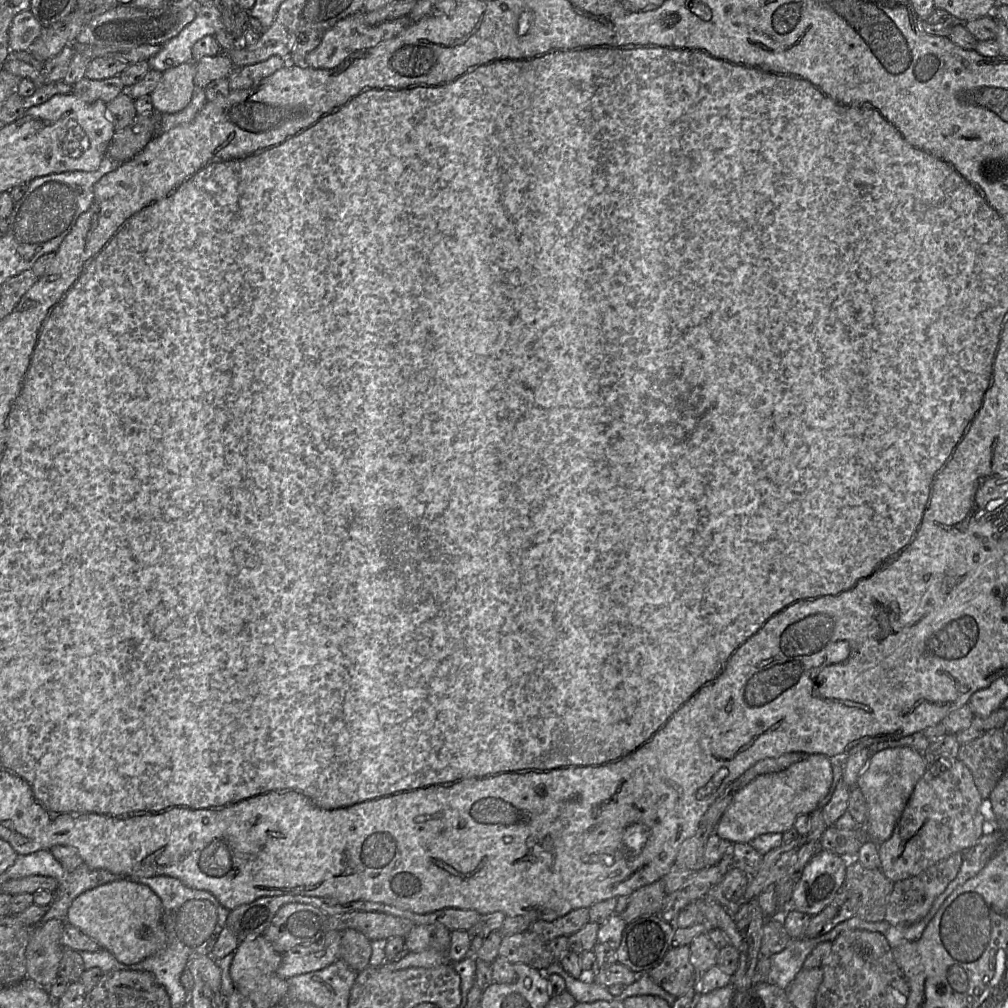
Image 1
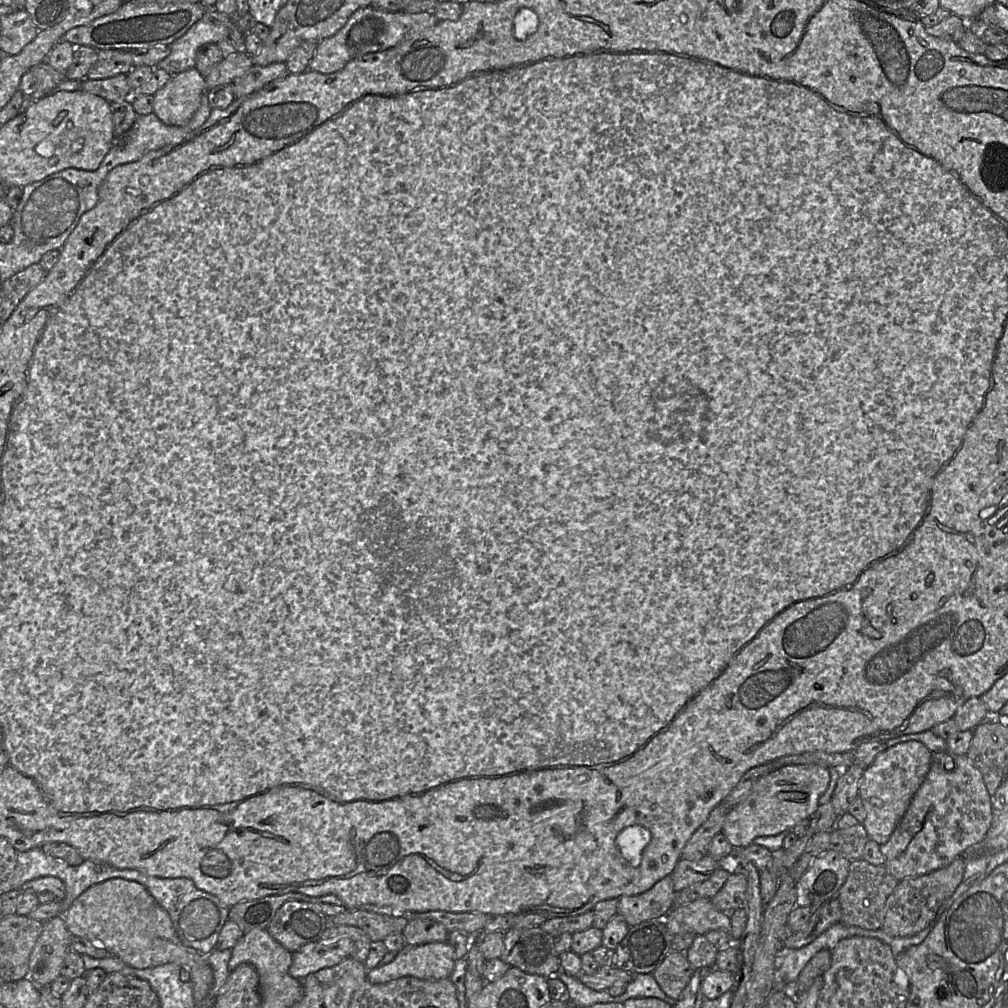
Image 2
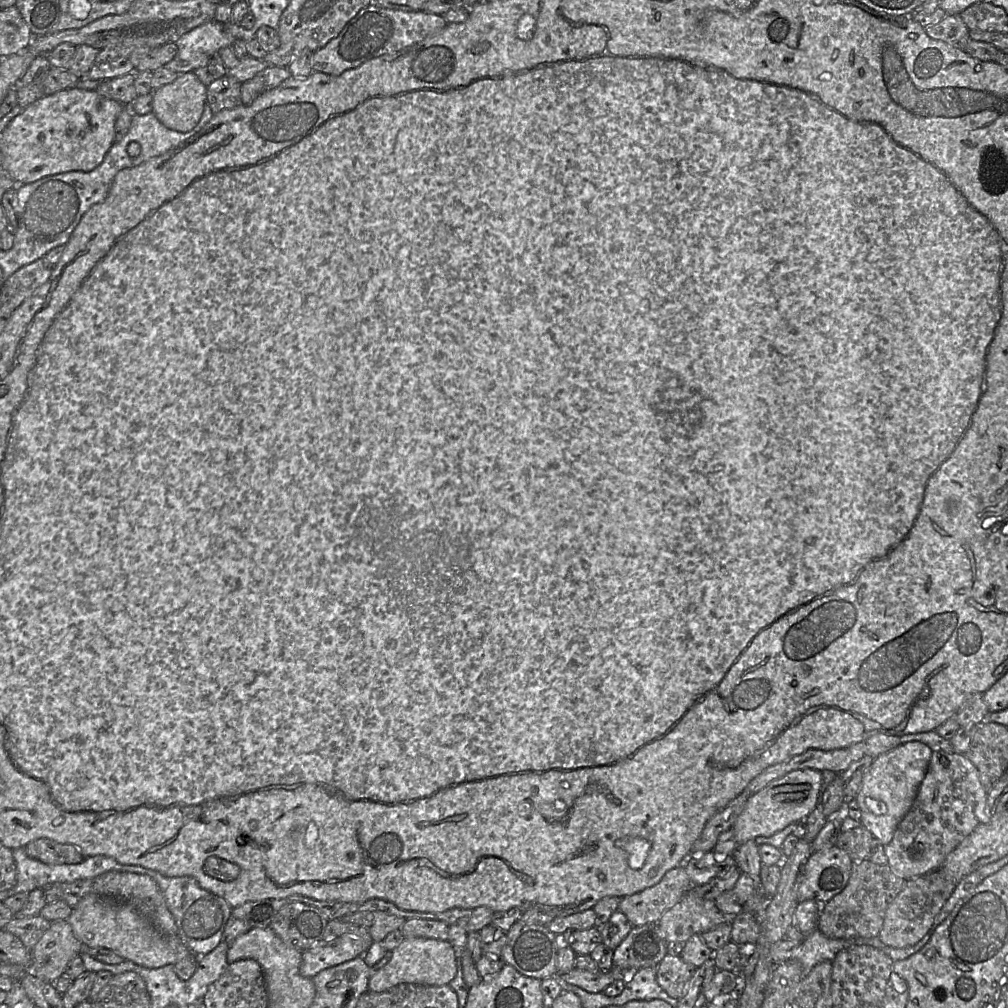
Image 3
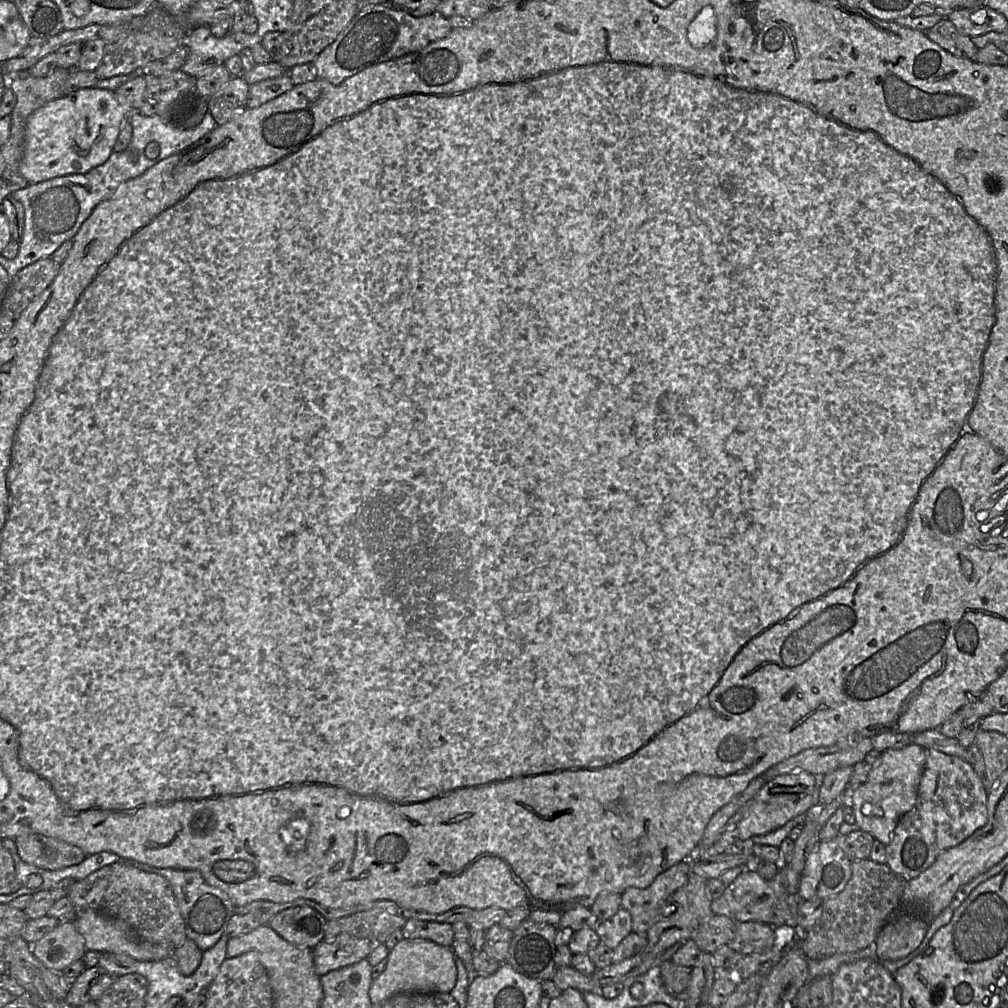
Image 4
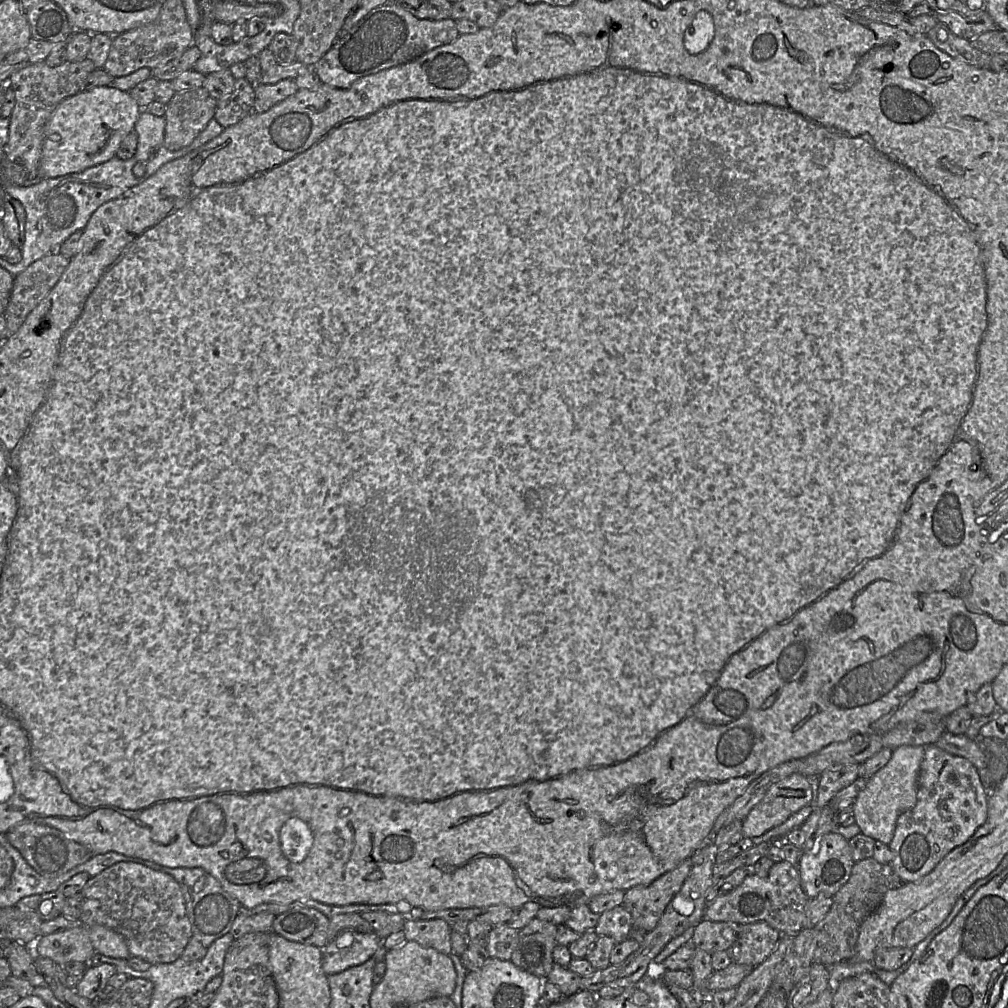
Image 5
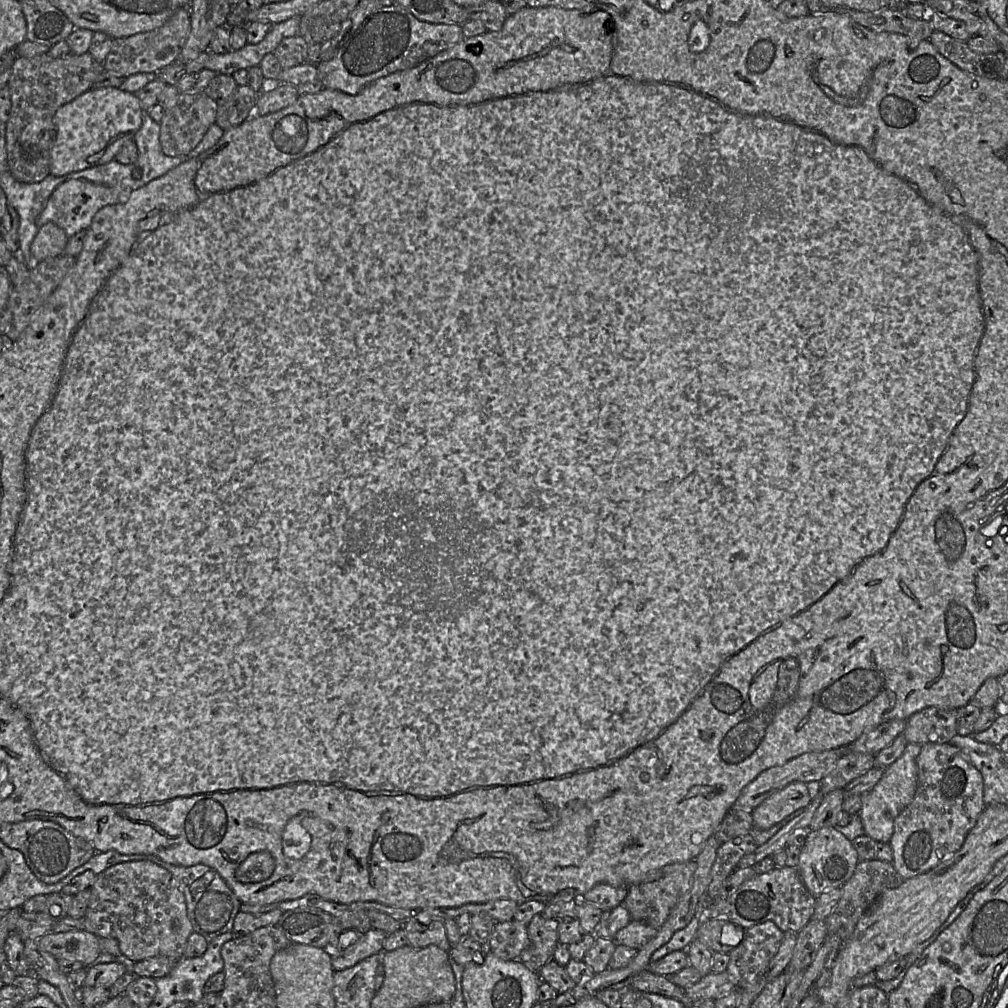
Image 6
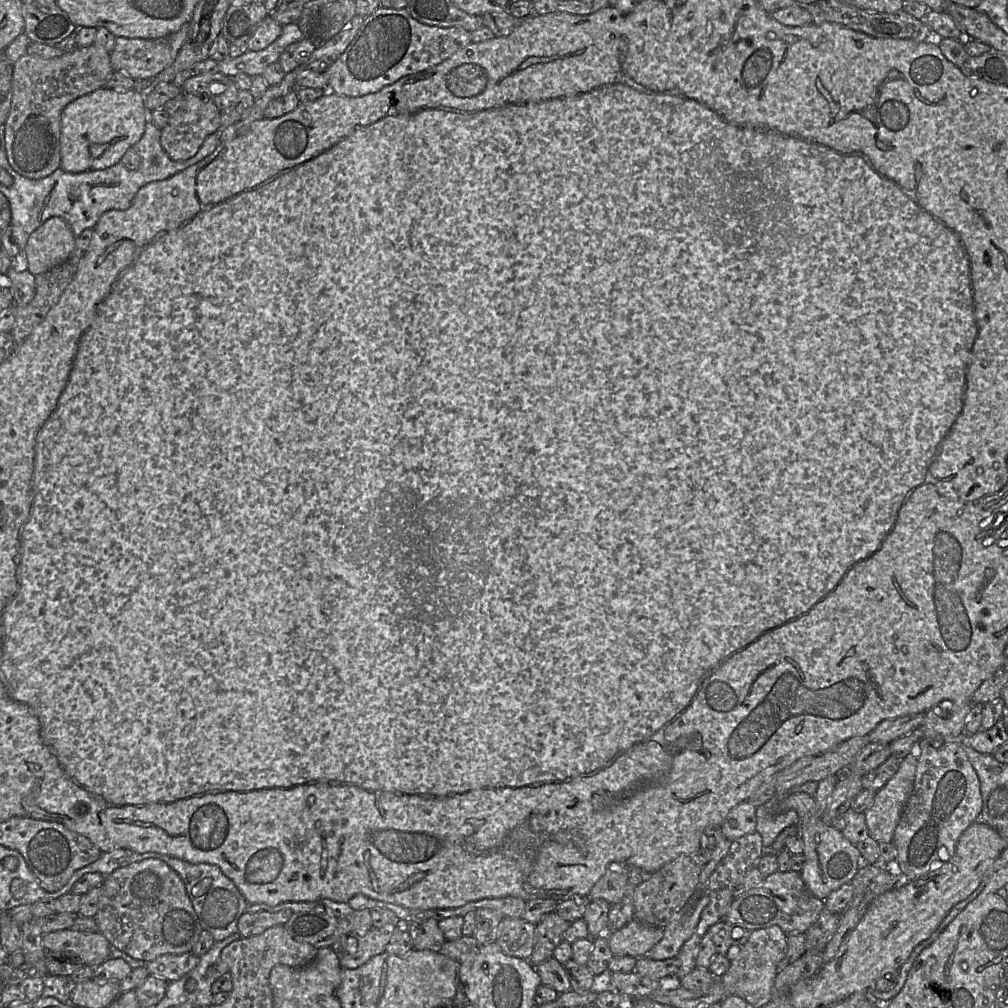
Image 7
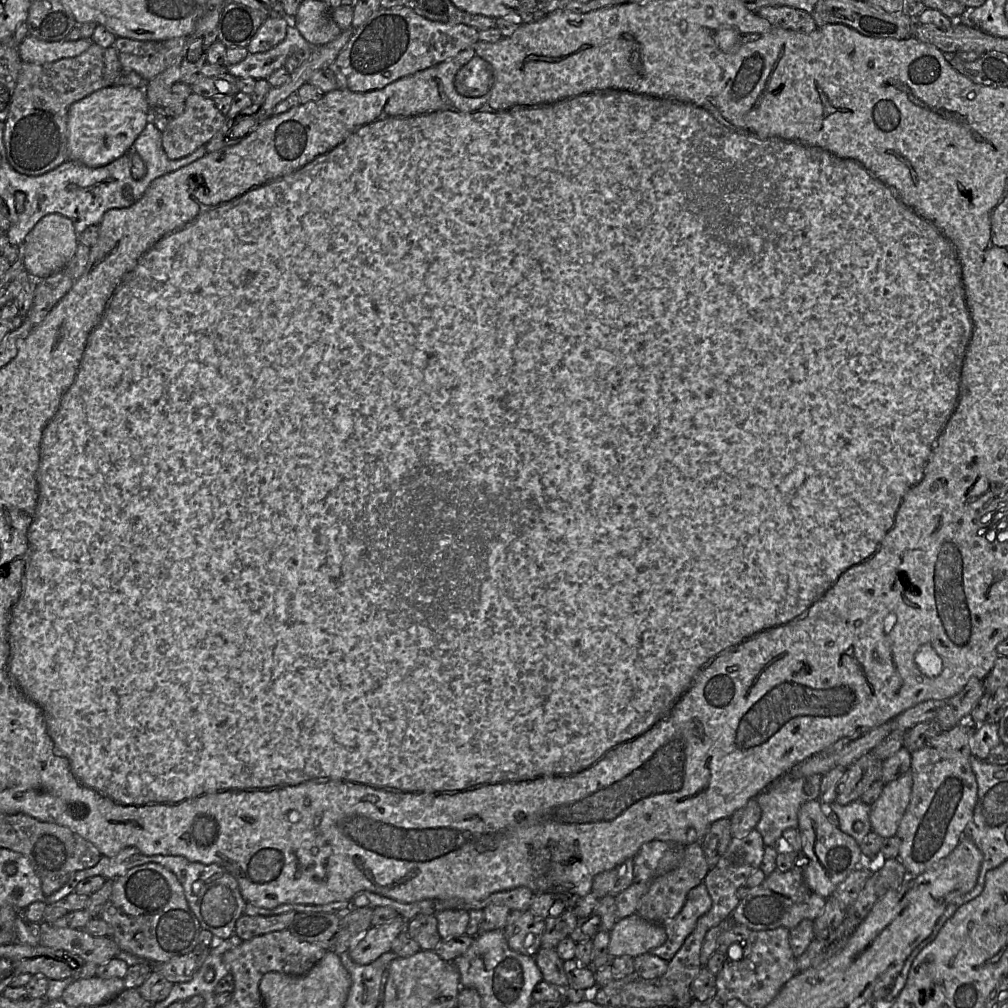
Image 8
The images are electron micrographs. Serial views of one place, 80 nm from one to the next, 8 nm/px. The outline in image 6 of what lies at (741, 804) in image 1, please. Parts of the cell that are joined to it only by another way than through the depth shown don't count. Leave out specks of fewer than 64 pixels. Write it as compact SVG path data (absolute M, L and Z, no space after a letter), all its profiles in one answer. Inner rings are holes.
M791 782L751 811L753 828L769 829L798 809L805 809L811 800L806 783Z

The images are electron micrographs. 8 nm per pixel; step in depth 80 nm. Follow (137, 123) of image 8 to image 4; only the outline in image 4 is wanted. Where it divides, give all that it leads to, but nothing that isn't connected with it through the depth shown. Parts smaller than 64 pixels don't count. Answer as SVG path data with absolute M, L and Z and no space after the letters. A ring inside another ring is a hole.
M99 88L79 89L71 94L50 101L30 115L26 122L24 153L20 174L30 184L36 184L59 176L84 174L105 163L114 151L122 123L132 109L119 102L114 91Z

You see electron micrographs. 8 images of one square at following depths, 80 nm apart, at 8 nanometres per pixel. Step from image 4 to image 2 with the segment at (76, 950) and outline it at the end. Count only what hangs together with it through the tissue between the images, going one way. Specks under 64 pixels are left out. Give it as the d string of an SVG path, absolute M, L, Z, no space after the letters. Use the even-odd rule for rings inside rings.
M63 915L44 922L29 960L28 976L37 986L49 986L58 976L65 956L71 950L72 935Z

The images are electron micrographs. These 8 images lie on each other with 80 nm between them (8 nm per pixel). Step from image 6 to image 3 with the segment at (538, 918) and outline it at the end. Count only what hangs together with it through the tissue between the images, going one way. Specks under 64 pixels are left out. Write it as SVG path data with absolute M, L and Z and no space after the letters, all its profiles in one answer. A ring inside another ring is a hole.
M514 923L506 933L507 942L500 959L524 976L544 980L557 977L556 934L547 926Z

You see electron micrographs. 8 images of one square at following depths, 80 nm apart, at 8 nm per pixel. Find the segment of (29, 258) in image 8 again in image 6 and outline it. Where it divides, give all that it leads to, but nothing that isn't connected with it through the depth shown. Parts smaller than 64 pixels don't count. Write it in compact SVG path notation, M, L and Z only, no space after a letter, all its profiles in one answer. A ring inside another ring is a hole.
M49 222L43 225L36 234L30 247L31 255L41 262L47 258L65 254L68 239L63 229Z

